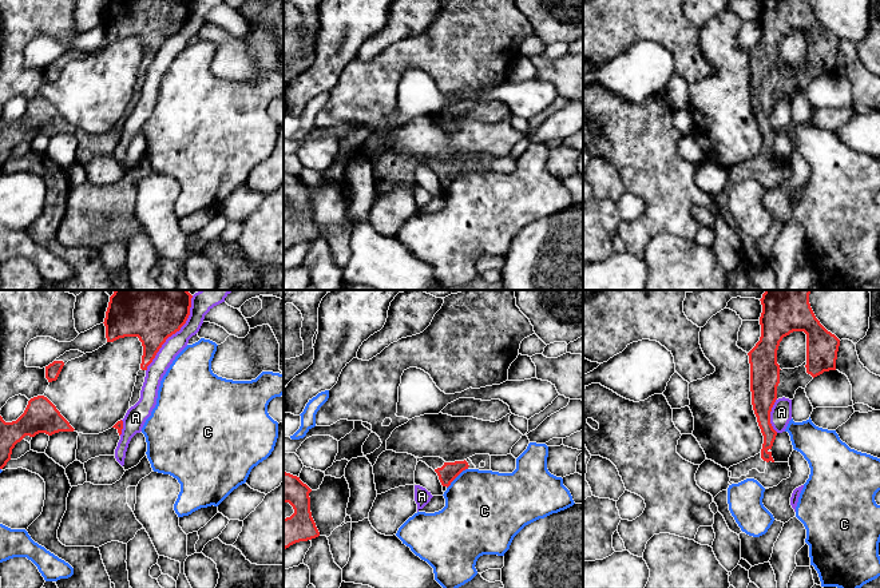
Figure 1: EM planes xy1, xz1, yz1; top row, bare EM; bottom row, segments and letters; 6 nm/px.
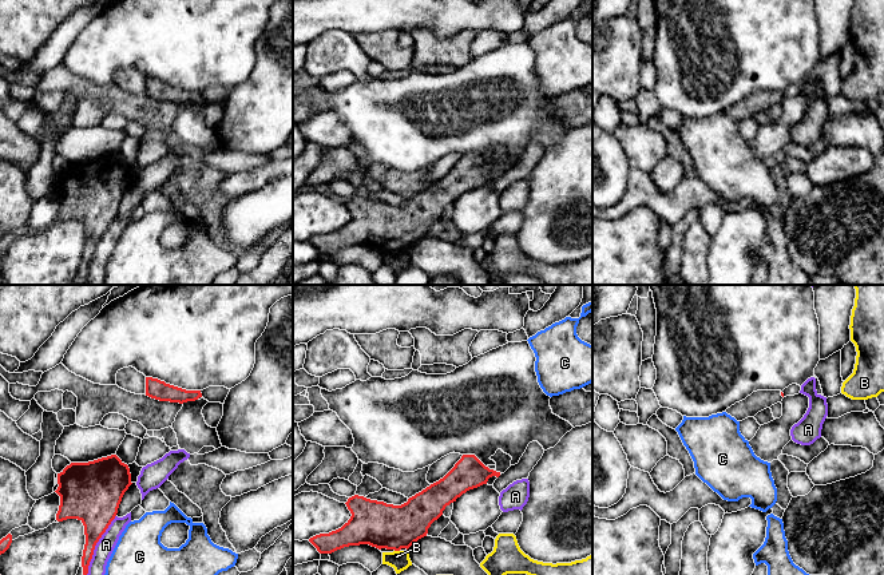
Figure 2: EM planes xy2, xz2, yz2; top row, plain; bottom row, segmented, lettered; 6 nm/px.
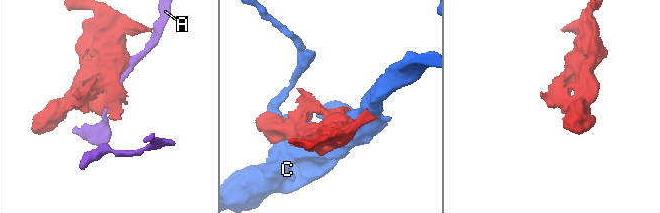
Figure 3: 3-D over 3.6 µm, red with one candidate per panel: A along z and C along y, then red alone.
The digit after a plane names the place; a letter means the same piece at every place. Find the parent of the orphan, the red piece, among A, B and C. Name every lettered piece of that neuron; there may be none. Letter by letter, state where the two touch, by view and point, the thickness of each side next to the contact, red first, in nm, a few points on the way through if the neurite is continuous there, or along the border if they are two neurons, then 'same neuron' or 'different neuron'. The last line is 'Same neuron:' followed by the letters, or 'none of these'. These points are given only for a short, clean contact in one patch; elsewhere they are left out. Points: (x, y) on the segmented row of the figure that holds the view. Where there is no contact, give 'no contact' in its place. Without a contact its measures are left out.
A: contact xy1 (174, 333); calibres 460 and 130 nm; different neuron
B: contact xz2 (397, 550); calibres 280 and 120 nm; border xz2 (395, 550), (399, 551); different neuron
C: contact xz1 (456, 476); calibres 110 and 460 nm; different neuron
Same neuron: none of these

